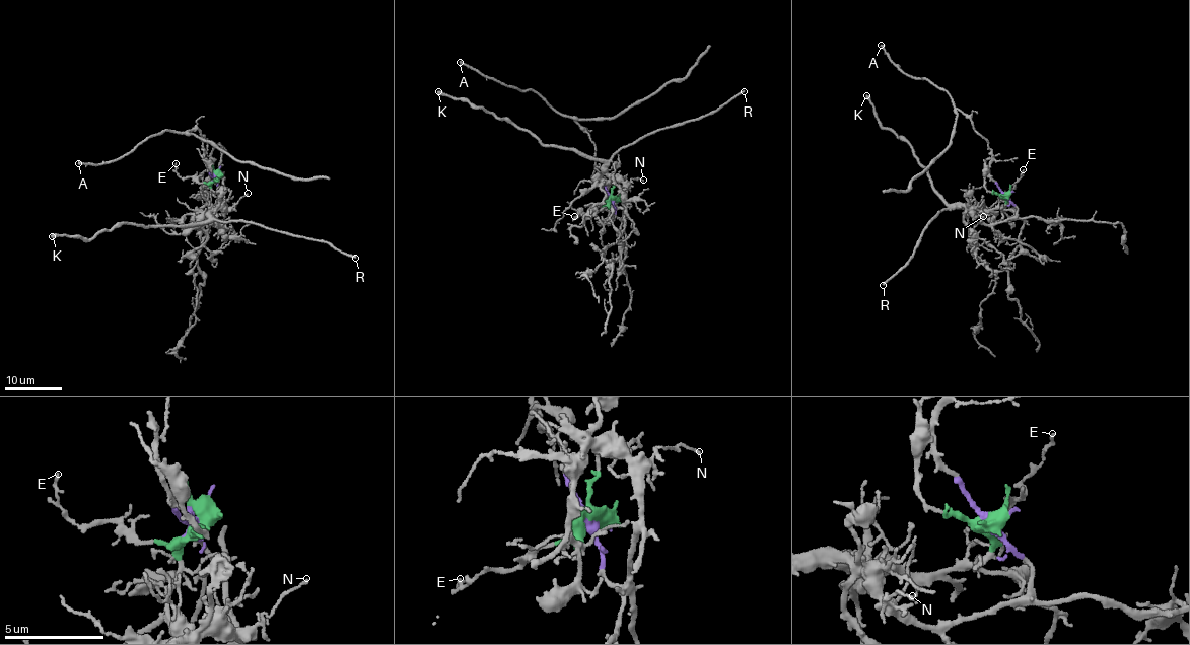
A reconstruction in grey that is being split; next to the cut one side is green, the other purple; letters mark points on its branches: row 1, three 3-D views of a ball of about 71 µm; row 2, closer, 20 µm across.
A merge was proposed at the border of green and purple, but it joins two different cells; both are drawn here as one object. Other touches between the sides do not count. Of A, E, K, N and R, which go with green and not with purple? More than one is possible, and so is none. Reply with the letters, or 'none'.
E, K, N, R

